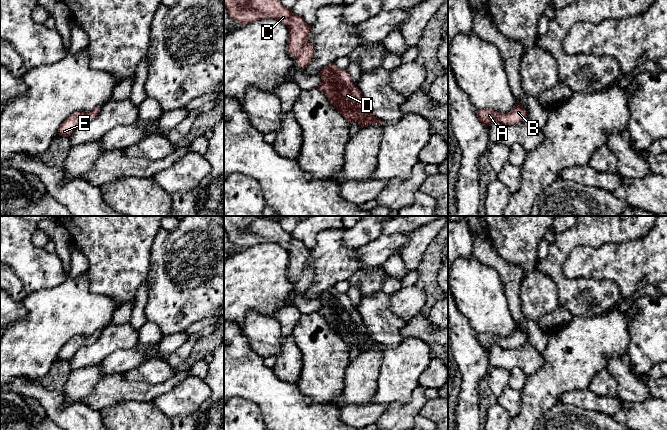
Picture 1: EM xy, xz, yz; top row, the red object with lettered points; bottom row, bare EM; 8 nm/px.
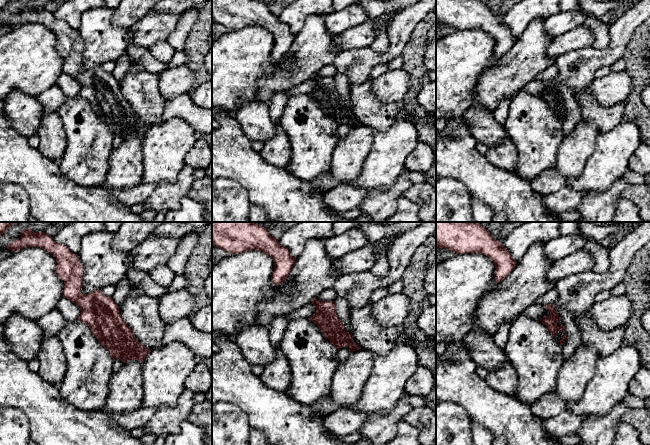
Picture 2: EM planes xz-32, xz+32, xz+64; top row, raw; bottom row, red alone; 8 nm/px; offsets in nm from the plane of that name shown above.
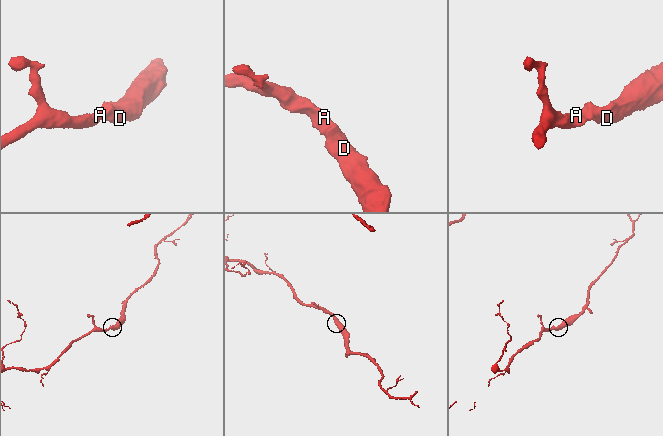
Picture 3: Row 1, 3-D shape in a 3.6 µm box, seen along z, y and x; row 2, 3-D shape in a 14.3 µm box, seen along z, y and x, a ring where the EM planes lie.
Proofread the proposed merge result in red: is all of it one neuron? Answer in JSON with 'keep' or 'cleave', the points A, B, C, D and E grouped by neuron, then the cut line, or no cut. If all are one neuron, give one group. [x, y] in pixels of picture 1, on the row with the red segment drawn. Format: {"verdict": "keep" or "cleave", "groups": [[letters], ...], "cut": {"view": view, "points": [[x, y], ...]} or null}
{"verdict": "keep", "groups": [["A", "B", "C", "D", "E"]], "cut": null}

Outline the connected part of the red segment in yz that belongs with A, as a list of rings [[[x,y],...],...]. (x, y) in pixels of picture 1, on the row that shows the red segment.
[[[517,100],[516,106],[510,112],[500,114],[491,109],[478,109],[477,117],[484,126],[496,121],[507,125],[513,125],[527,119],[527,112],[524,110],[519,100]]]

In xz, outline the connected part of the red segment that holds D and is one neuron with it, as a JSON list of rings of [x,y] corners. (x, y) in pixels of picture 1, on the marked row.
[[[334,63],[321,69],[322,81],[317,87],[322,91],[336,110],[350,123],[356,121],[360,128],[383,121],[368,109],[361,91],[351,79],[347,69],[338,68]]]

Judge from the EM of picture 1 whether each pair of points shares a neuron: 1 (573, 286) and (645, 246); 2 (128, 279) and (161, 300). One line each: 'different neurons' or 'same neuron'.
1: different neurons
2: different neurons

